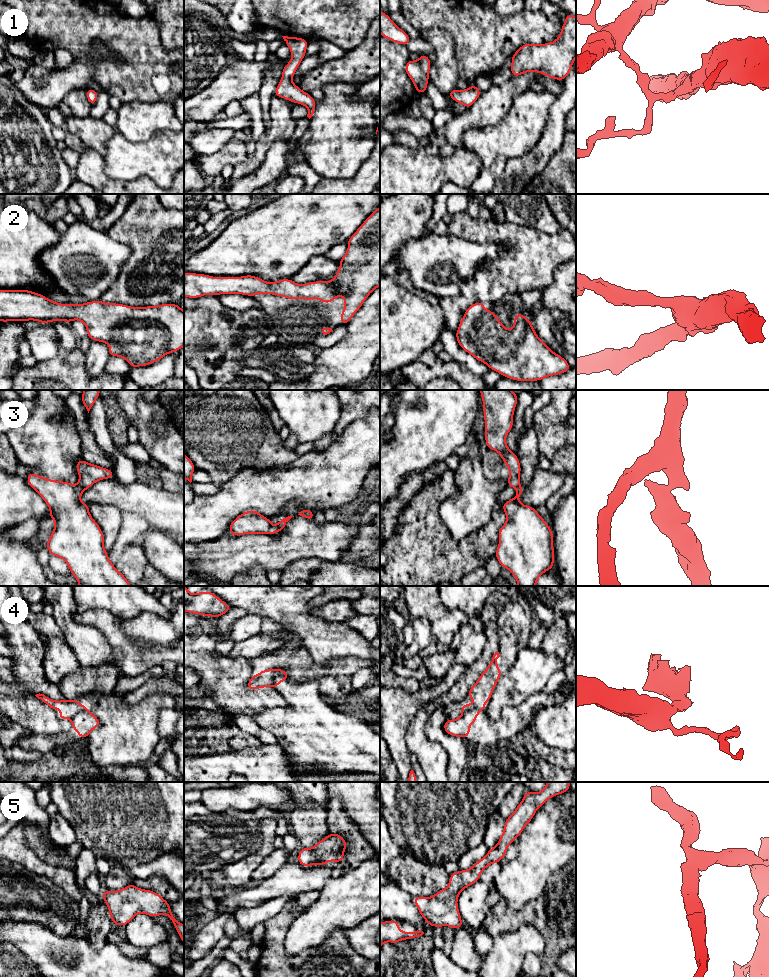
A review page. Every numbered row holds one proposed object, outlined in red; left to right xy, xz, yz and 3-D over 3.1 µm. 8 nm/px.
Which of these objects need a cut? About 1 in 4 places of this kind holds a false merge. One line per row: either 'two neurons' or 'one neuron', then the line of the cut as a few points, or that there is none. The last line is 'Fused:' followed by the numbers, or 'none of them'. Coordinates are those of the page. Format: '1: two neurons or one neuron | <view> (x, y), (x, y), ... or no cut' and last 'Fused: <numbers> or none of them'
1: two neurons | yz (456, 90), (458, 101)
2: one neuron | no cut
3: two neurons | xy (76, 485), (83, 490)
4: two neurons | xz (282, 669), (277, 669), (274, 672), (273, 687)
5: one neuron | no cut
Fused: 1, 3, 4

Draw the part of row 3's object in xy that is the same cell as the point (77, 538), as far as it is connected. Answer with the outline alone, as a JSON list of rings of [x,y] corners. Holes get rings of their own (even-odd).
[[[31,471],[27,476],[27,484],[49,506],[49,517],[55,522],[54,530],[45,546],[50,555],[66,561],[79,586],[132,586],[110,562],[104,548],[104,534],[91,517],[89,505],[80,500],[83,493],[80,487],[70,482],[43,478]]]

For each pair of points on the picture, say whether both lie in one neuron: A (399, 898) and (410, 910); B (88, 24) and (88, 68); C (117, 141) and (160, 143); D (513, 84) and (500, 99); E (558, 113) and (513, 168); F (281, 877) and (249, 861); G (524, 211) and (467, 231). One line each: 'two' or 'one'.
A: one
B: two
C: one
D: one
E: one
F: two
G: two

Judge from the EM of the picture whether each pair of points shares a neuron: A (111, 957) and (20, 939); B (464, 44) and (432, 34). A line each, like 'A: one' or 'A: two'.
A: one
B: two

